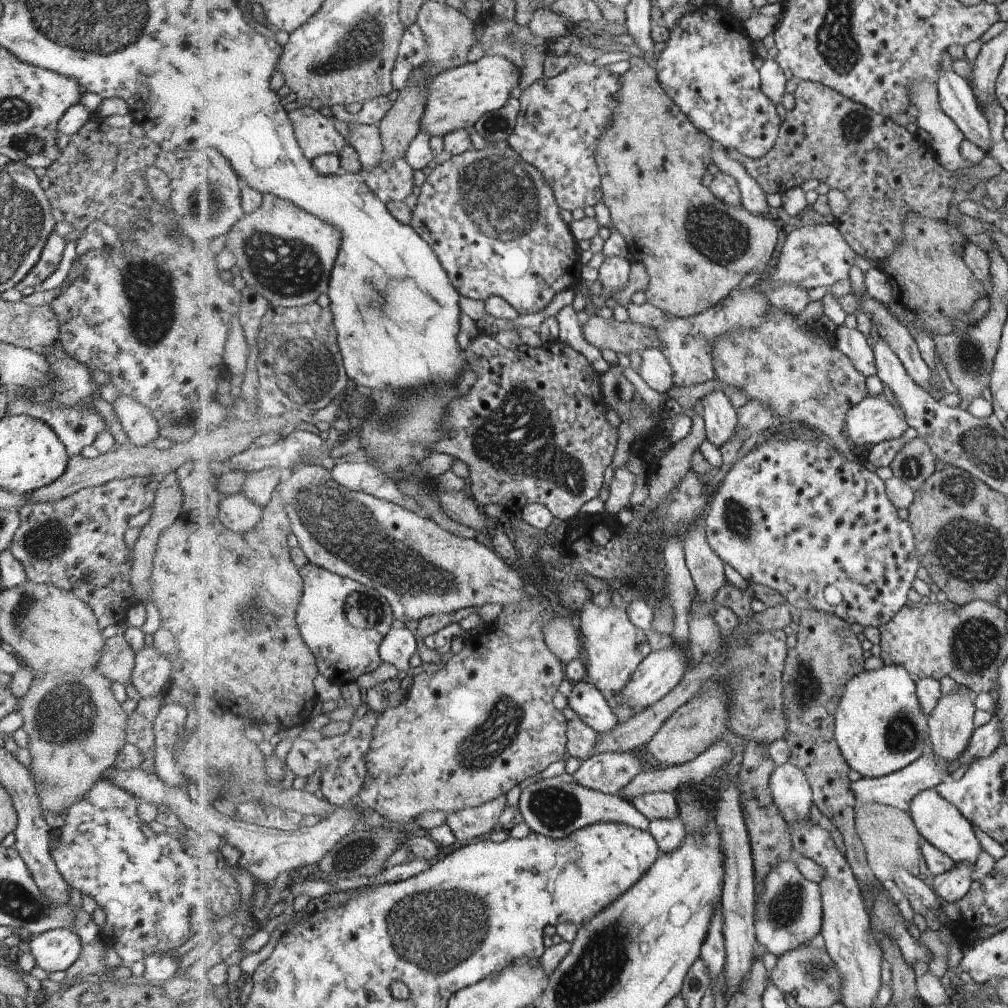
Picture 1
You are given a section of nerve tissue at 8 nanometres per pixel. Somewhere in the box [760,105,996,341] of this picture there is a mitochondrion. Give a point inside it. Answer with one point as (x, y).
(854, 127)

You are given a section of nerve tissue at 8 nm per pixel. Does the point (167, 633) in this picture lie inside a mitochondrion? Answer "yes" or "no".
no

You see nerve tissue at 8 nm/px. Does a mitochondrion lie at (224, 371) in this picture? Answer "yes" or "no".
no

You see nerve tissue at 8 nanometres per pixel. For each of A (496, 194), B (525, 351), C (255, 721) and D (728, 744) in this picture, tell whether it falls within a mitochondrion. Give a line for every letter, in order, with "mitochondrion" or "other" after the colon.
A: mitochondrion
B: other
C: other
D: other

